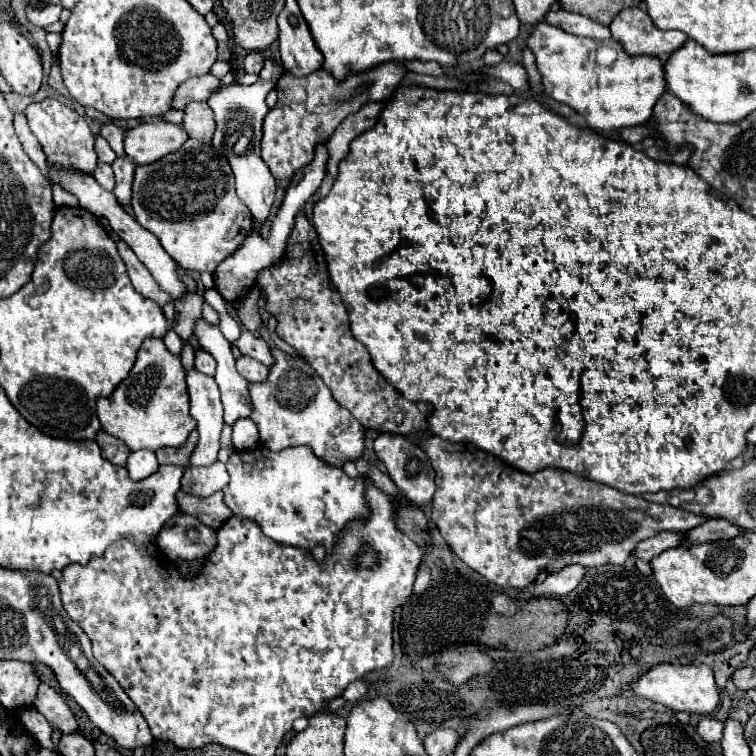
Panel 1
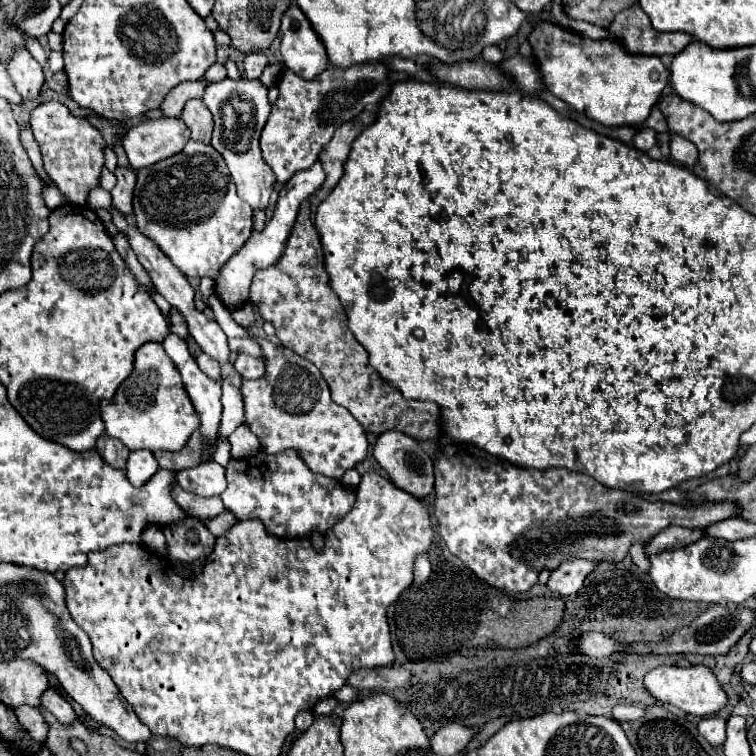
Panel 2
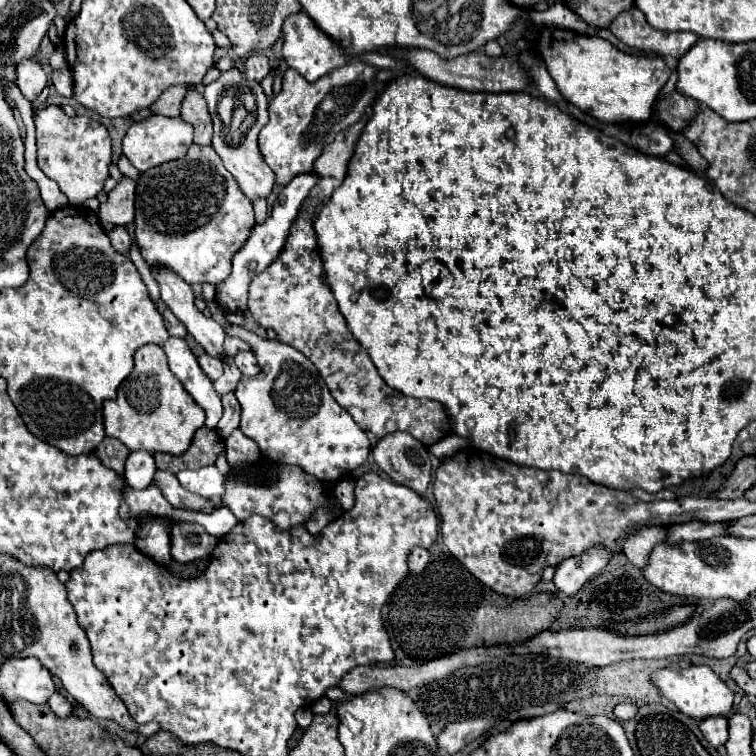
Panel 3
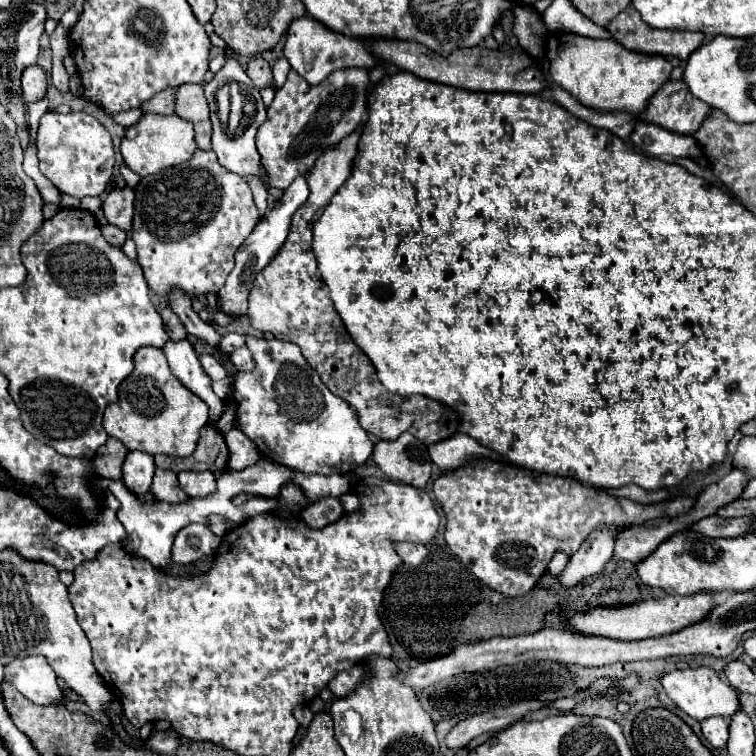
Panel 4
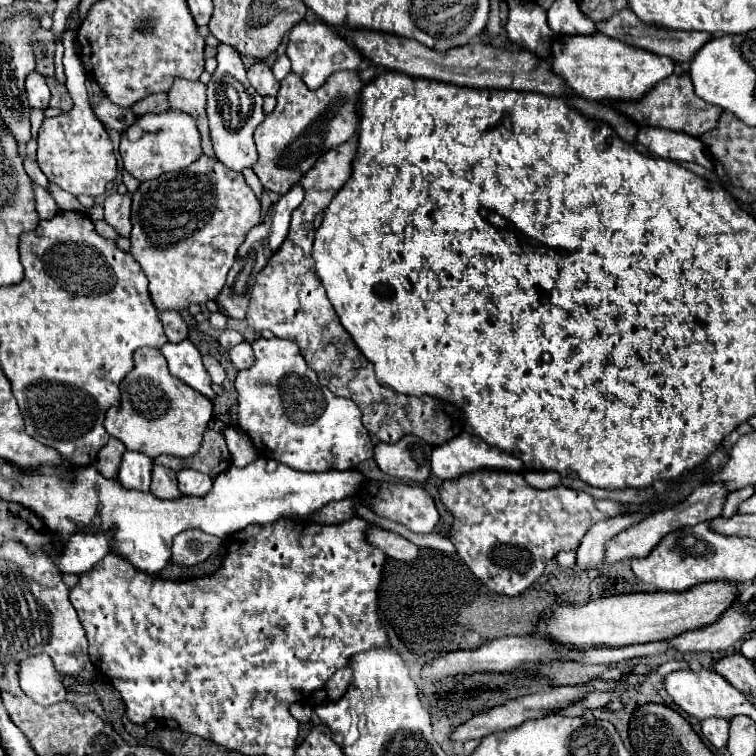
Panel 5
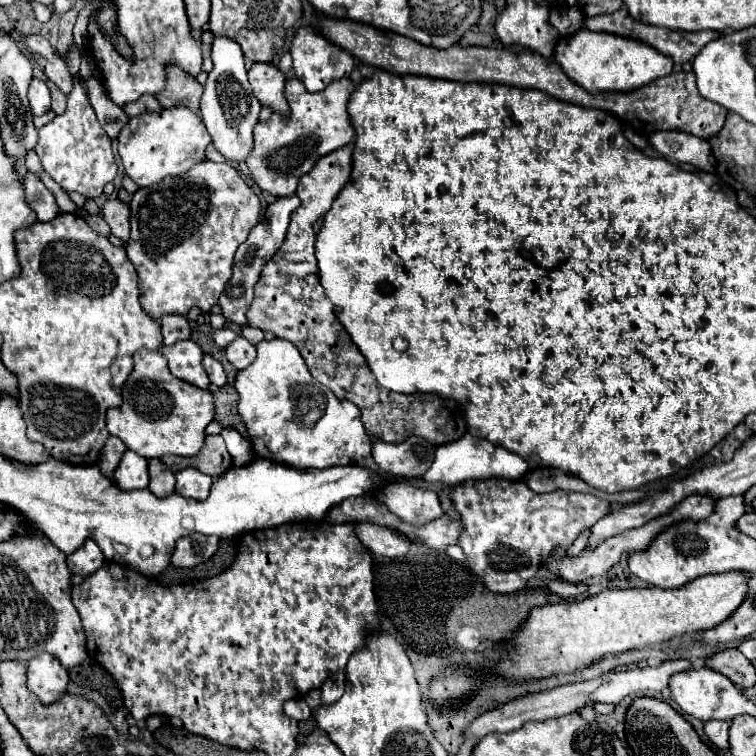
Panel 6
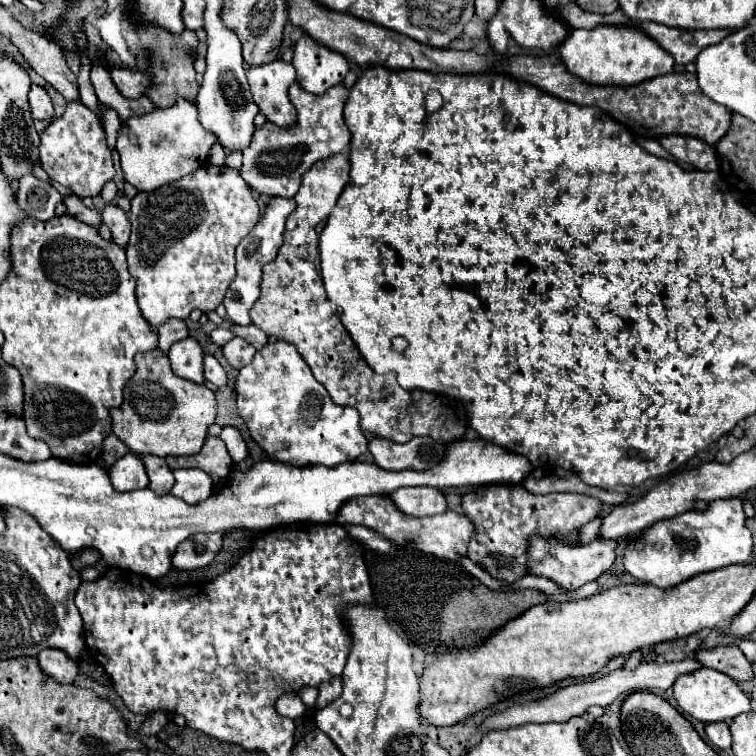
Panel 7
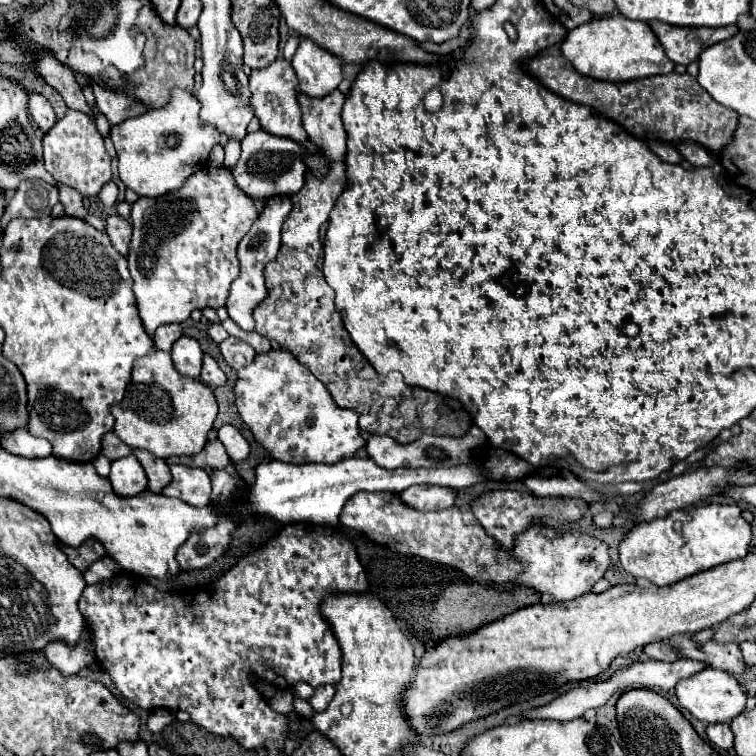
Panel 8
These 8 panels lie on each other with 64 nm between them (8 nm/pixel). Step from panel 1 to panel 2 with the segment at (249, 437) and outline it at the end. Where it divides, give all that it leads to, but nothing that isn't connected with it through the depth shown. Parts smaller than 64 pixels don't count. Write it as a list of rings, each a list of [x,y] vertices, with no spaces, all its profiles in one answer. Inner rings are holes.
[[[244,424],[238,426],[228,436],[228,442],[230,442],[230,458],[234,458],[234,460],[244,460],[244,458],[250,458],[256,452],[260,452],[258,438]]]

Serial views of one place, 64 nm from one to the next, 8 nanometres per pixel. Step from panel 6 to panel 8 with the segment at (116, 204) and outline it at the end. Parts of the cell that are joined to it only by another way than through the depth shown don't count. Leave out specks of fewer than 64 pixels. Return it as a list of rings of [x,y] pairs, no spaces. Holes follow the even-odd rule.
[[[112,214],[106,218],[106,234],[112,242],[112,246],[122,254],[128,256],[128,244],[132,238],[132,226],[128,220],[120,218],[118,214]]]

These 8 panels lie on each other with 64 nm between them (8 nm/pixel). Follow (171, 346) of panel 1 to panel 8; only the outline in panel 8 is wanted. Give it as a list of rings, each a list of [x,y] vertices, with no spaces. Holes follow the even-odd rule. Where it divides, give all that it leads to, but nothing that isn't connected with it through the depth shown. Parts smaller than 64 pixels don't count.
[[[182,336],[180,340],[176,340],[172,346],[172,360],[174,360],[174,366],[180,374],[190,376],[190,378],[200,376],[202,350],[194,338]]]

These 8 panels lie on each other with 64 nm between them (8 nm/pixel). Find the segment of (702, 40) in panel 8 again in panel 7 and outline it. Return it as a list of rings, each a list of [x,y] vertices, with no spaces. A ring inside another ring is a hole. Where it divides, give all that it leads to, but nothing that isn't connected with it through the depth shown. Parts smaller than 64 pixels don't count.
[[[636,22],[640,30],[644,30],[648,36],[652,36],[674,60],[676,64],[688,64],[694,62],[700,50],[704,50],[710,44],[718,44],[724,40],[732,30],[724,32],[680,32],[680,28],[668,28],[662,24],[640,24]]]

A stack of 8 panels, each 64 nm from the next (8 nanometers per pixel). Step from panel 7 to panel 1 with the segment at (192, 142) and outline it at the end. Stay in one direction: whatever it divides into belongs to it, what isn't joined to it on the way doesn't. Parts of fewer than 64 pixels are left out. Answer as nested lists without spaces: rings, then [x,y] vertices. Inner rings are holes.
[[[156,120],[156,122],[138,124],[136,128],[128,130],[124,146],[128,158],[136,166],[144,166],[164,158],[170,152],[176,152],[178,148],[182,148],[186,140],[188,134],[184,132],[182,124]]]

